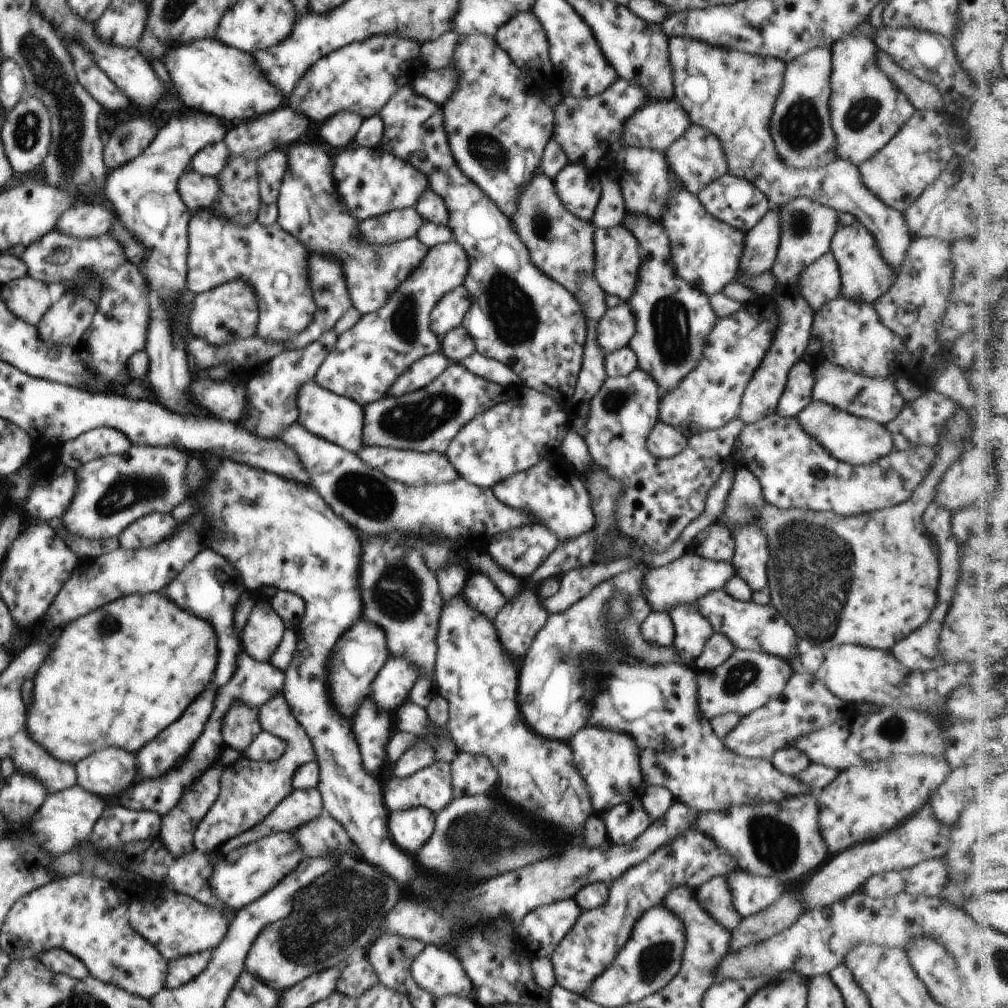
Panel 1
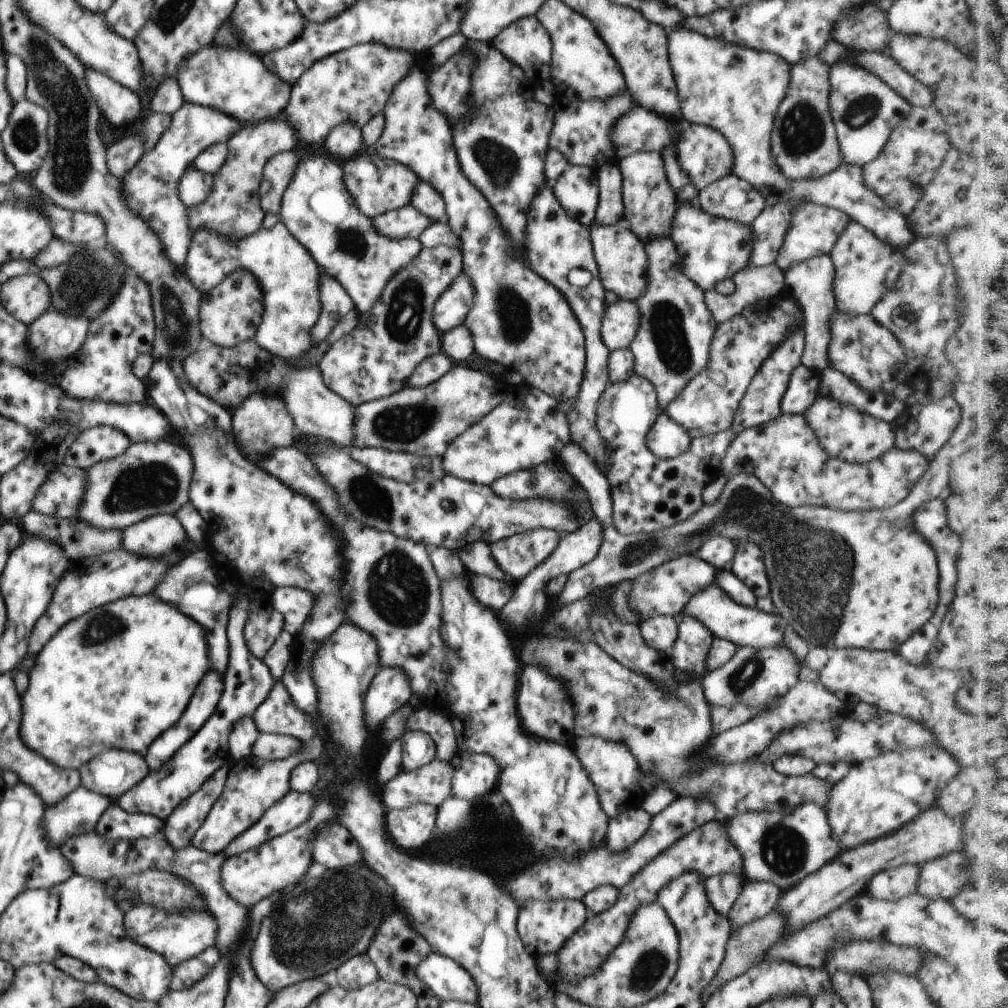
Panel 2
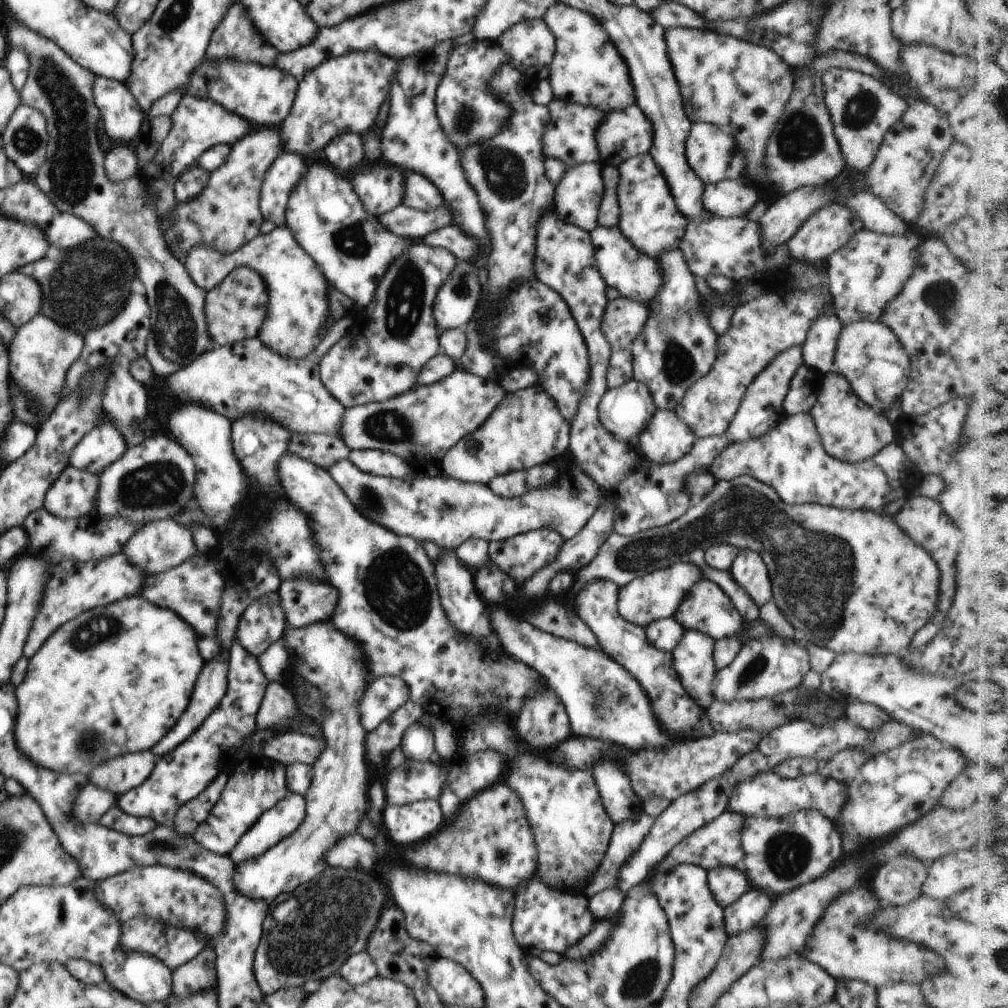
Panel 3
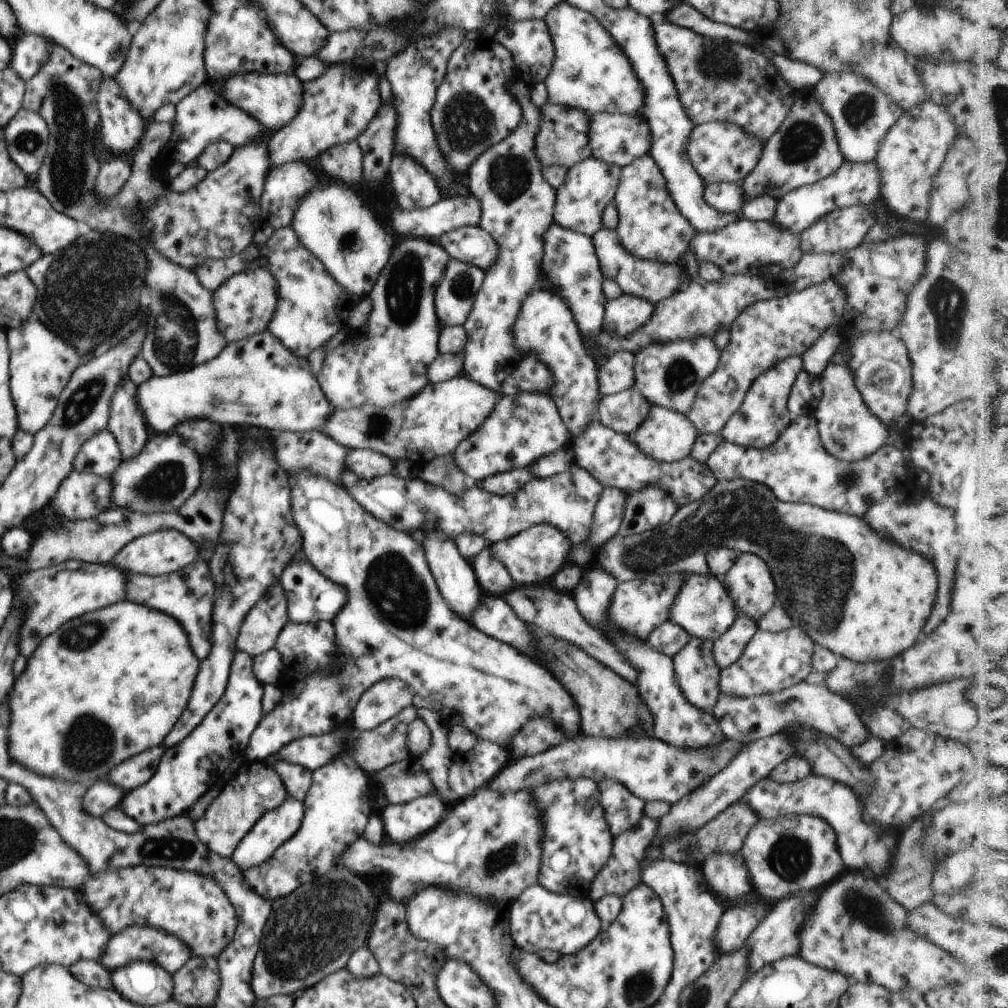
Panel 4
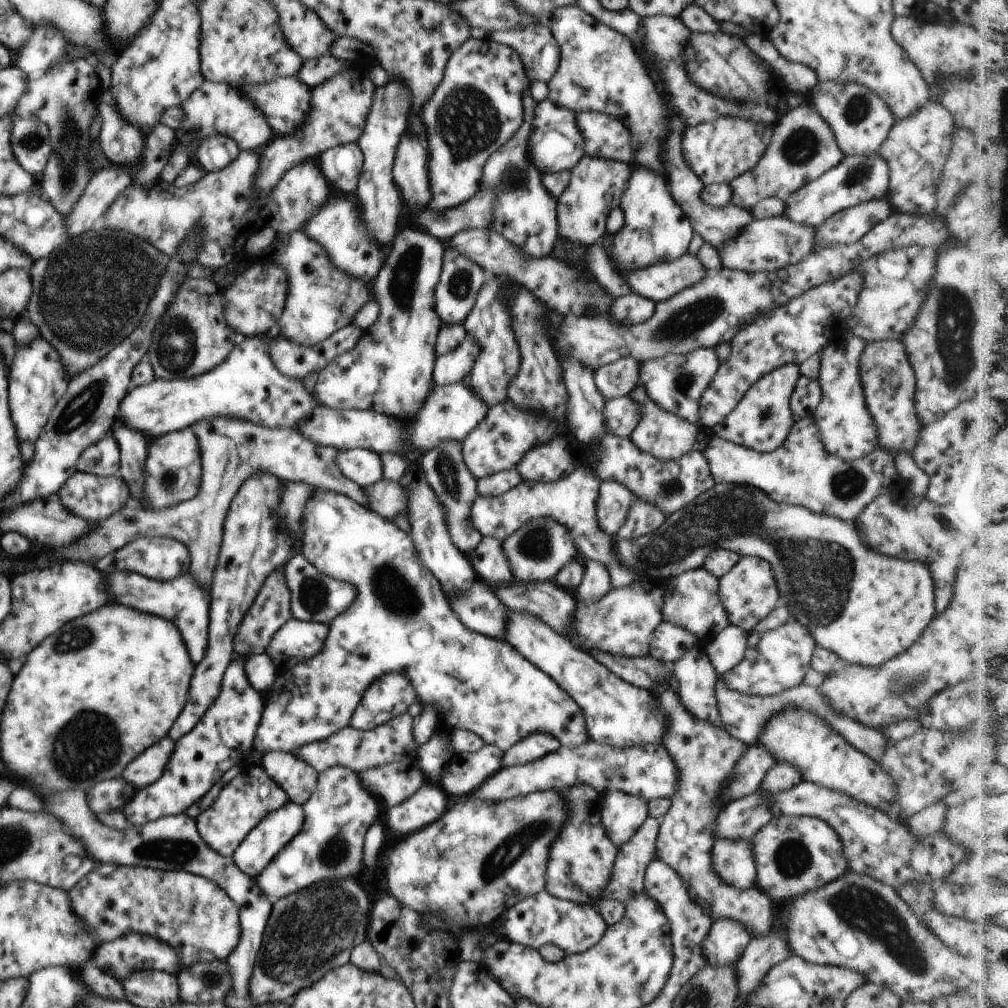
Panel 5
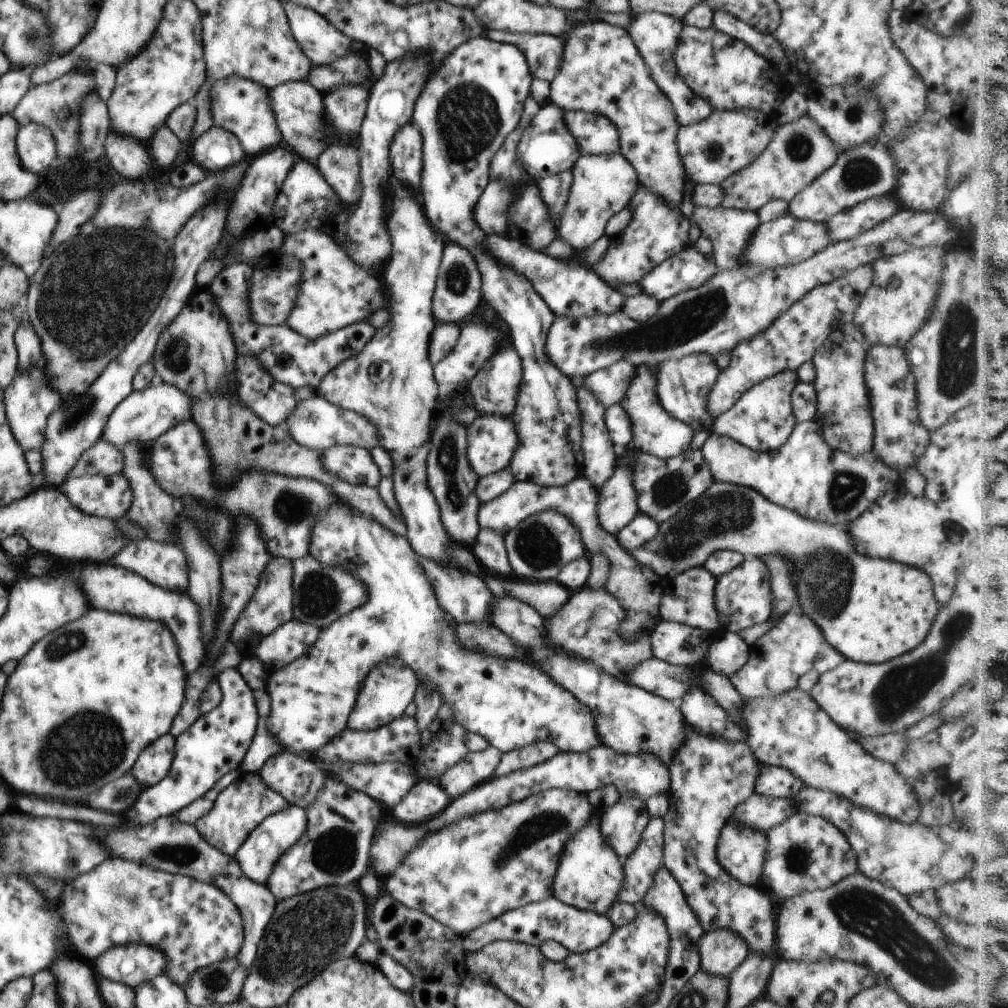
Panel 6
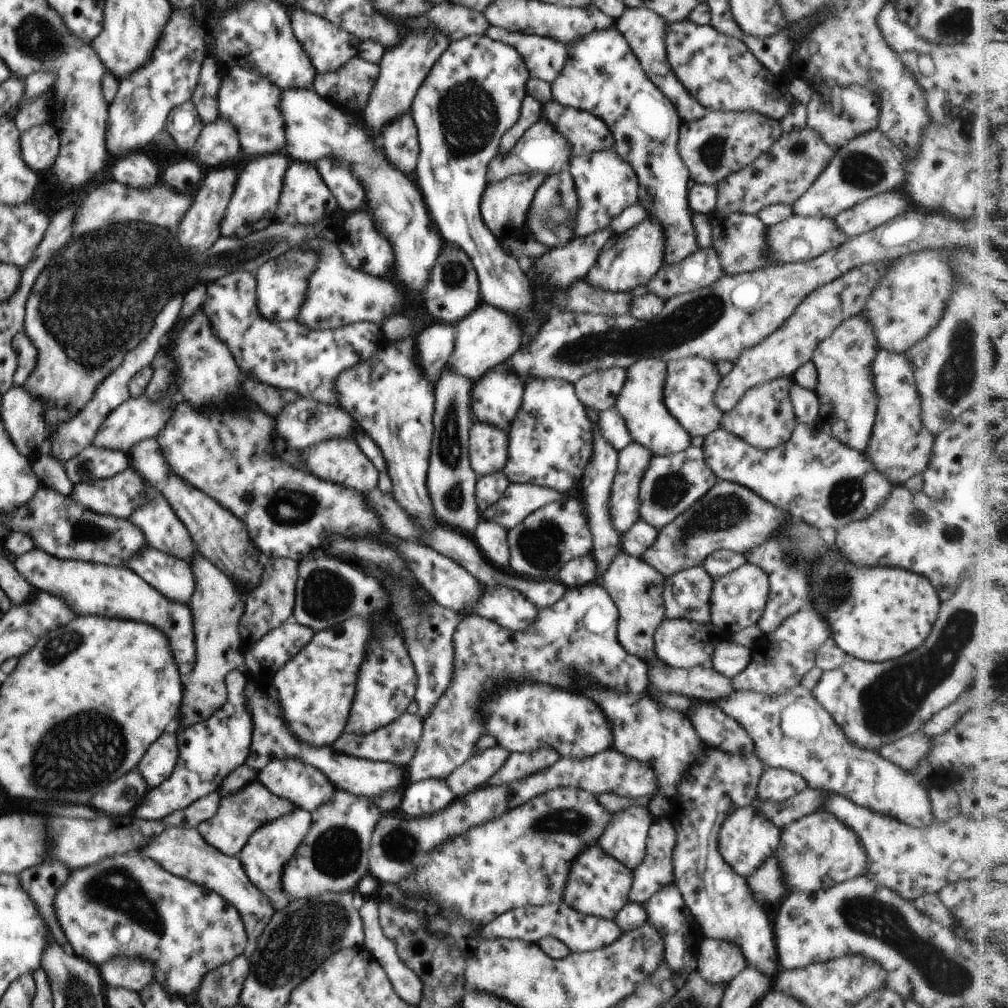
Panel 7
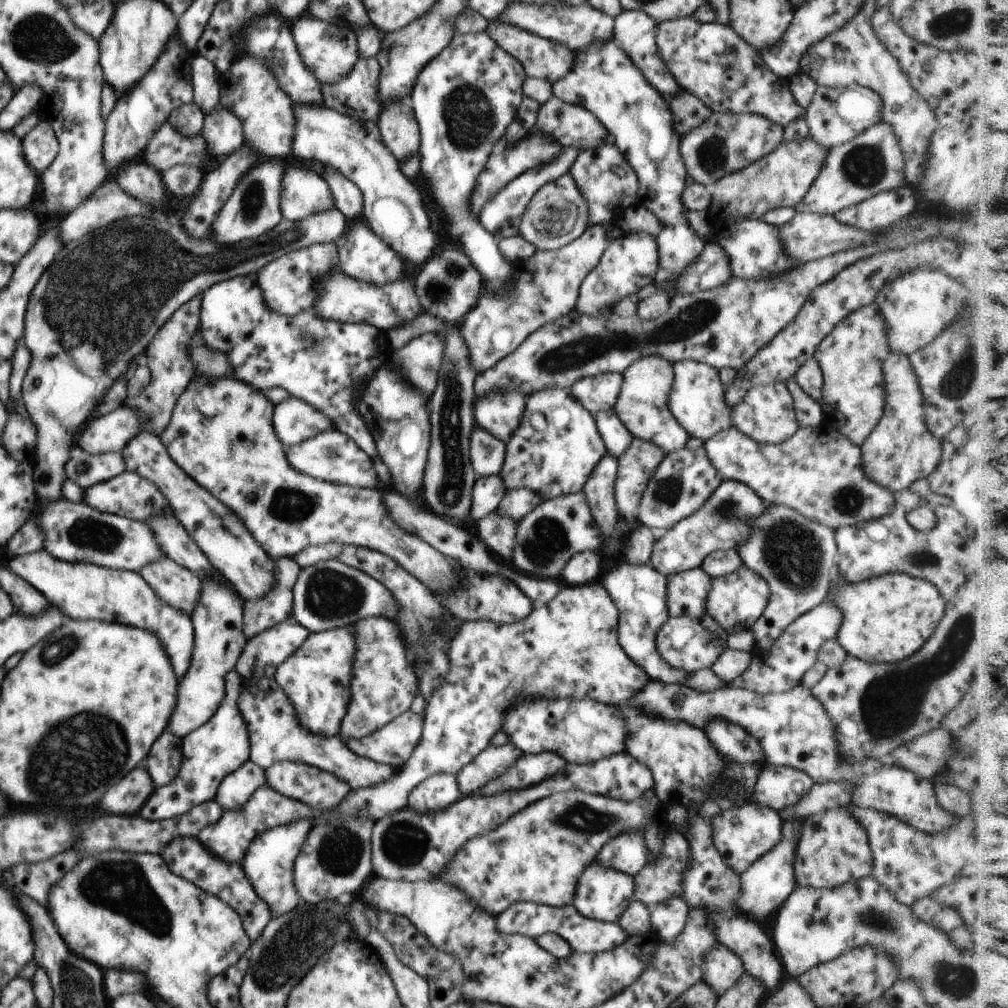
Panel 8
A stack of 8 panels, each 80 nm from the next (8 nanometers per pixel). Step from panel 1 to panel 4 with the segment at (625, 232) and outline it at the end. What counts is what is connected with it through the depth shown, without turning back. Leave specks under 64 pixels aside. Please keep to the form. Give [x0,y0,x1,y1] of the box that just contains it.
[592,228,691,308]

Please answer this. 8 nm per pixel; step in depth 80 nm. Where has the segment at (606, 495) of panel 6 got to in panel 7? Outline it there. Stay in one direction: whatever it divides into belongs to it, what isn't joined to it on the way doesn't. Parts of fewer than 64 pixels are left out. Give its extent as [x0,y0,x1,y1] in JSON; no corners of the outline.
[609,441,653,535]

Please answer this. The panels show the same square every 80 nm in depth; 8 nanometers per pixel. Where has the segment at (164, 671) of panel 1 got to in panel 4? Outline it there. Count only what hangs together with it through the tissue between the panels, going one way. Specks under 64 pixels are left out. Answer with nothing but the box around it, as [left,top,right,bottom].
[6,600,200,788]

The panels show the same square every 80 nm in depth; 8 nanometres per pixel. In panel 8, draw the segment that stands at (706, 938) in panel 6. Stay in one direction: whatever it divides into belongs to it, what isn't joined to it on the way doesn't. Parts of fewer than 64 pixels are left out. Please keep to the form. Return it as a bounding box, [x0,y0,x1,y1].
[702,944,742,996]

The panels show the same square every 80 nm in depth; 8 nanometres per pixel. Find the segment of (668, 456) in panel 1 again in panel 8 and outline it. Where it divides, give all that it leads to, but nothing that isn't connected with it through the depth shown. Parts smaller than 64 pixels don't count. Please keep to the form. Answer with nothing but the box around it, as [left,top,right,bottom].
[612,356,689,455]

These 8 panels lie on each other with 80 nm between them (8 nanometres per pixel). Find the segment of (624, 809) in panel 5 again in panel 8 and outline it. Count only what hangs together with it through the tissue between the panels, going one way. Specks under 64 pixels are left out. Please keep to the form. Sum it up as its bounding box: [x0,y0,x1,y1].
[597,830,648,877]

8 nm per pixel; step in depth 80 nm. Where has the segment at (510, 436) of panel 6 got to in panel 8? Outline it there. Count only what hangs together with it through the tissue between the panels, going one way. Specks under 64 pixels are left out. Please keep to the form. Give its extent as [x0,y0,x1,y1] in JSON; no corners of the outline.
[470,427,506,477]

